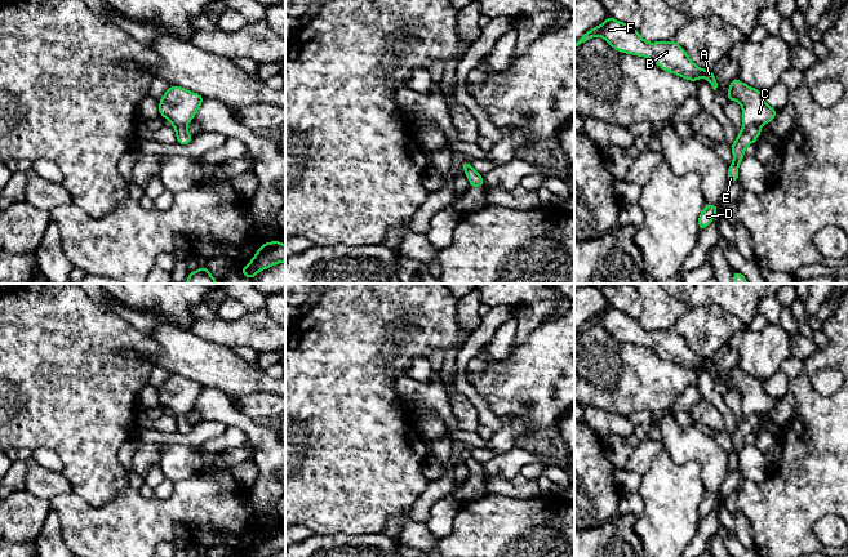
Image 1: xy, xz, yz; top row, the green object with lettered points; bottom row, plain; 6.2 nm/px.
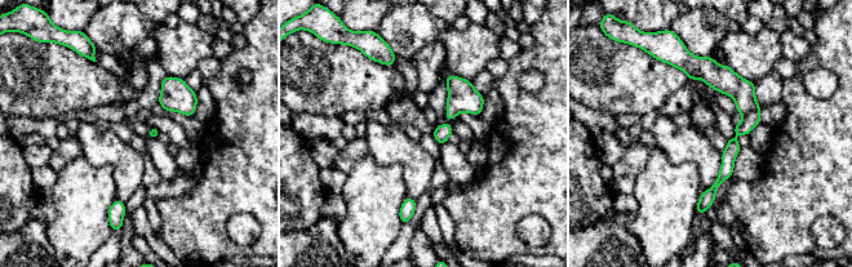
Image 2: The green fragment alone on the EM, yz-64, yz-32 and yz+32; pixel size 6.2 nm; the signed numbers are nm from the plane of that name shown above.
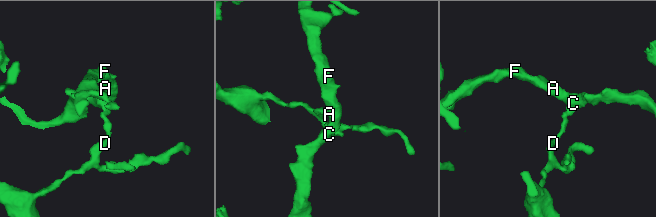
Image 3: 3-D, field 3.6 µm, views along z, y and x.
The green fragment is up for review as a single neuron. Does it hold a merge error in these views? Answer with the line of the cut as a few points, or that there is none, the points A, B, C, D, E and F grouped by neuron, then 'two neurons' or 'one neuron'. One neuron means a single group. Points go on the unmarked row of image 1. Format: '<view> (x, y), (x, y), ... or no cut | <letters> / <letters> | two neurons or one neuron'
yz (760, 411), (742, 419) | A B C F / D E | two neurons

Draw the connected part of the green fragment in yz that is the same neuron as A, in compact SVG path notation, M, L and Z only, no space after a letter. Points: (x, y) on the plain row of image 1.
M608 306L600 315L585 321L574 335L595 325L603 326L612 337L621 342L651 348L663 360L694 370L696 373L702 365L711 373L714 379L718 376L715 364L711 358L703 358L694 353L687 340L675 329L648 331L639 324L638 318Z

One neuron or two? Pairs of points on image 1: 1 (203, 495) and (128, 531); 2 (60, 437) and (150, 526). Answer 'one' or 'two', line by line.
1: one
2: two

